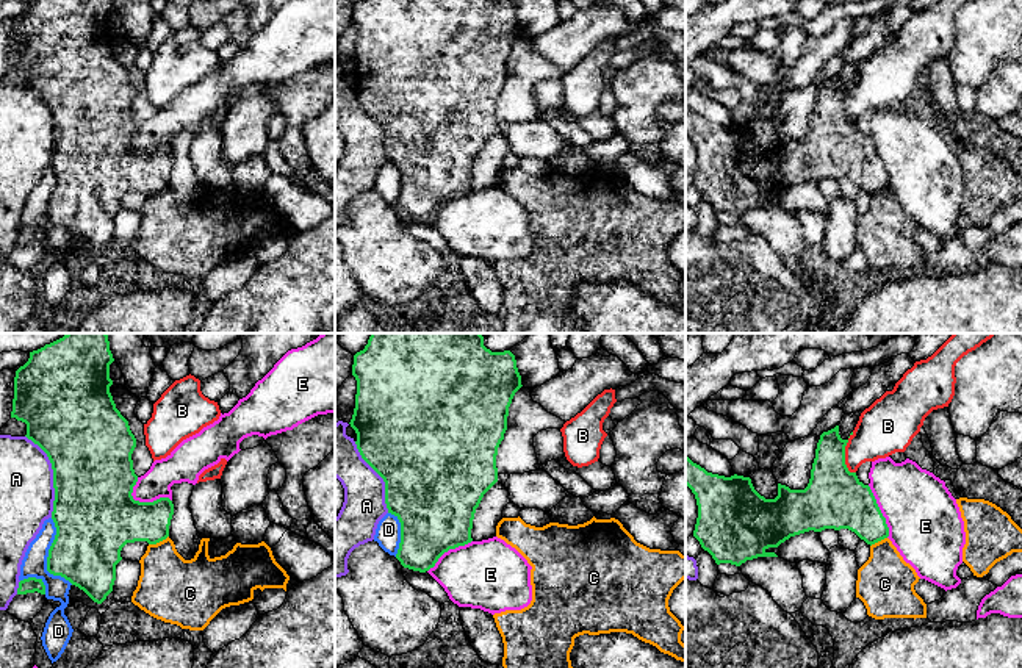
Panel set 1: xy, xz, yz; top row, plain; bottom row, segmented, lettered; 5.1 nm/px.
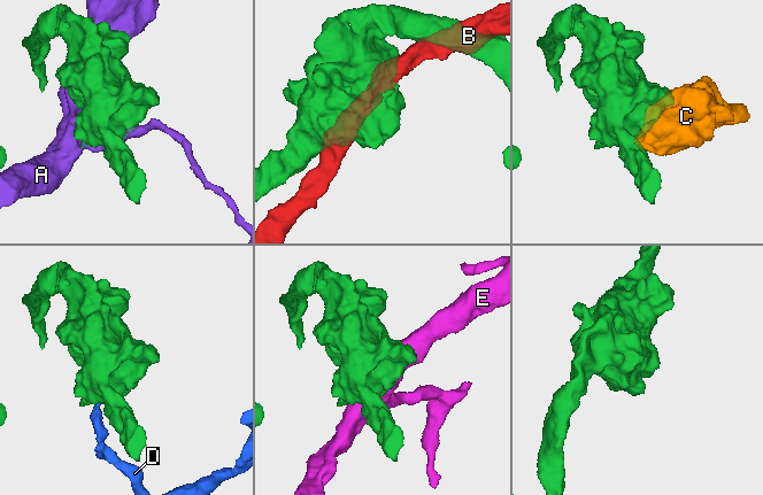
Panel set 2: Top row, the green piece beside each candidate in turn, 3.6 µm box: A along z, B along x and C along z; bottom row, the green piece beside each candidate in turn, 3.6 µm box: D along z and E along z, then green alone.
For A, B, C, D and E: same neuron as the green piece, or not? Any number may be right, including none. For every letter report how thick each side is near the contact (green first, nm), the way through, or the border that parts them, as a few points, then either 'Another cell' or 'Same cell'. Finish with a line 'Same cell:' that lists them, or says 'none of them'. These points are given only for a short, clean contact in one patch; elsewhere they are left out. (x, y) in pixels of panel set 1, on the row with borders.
A: Thickness 440 nm (green) against 280 nm. Another cell
B: Thickness 320 nm (green) against 280 nm. Another cell
C: Thickness 280 nm (green) against 340 nm. Boundary: xy (168, 535), (149, 545). Another cell
D: Thickness 360 nm (green) against 130 nm. Another cell
E: Thickness 420 nm (green) against 160 nm. Another cell
Same cell: none of them

